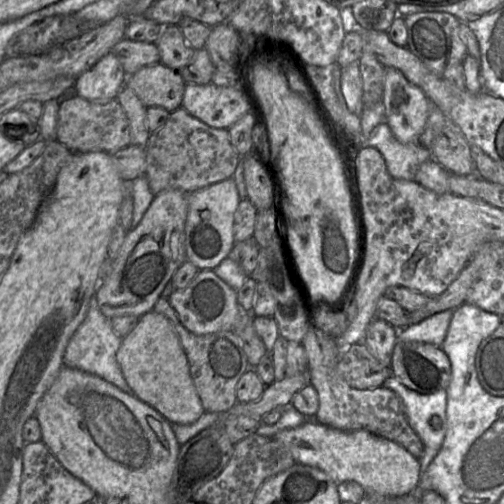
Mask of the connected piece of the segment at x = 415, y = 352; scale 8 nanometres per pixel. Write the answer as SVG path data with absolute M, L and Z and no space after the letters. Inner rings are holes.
M397 340L390 364L392 375L407 388L420 394L433 394L448 387L451 363L435 345Z

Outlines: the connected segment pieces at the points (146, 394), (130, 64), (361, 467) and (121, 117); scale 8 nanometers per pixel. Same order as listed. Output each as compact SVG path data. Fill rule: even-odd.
M151 310L141 316L135 328L122 338L116 360L132 394L157 410L169 423L191 424L203 414L187 357L177 333L164 315Z
M124 37L112 48L112 52L121 62L127 76L160 62L159 50L154 42L132 41Z
M309 419L296 428L282 430L270 438L283 444L291 452L296 463L324 471L337 484L357 482L364 488L365 496L371 498L401 498L411 494L418 485L419 460L398 443L366 430L344 431Z
M74 95L60 103L56 140L74 153L113 153L131 143L129 120L117 99L99 104Z

